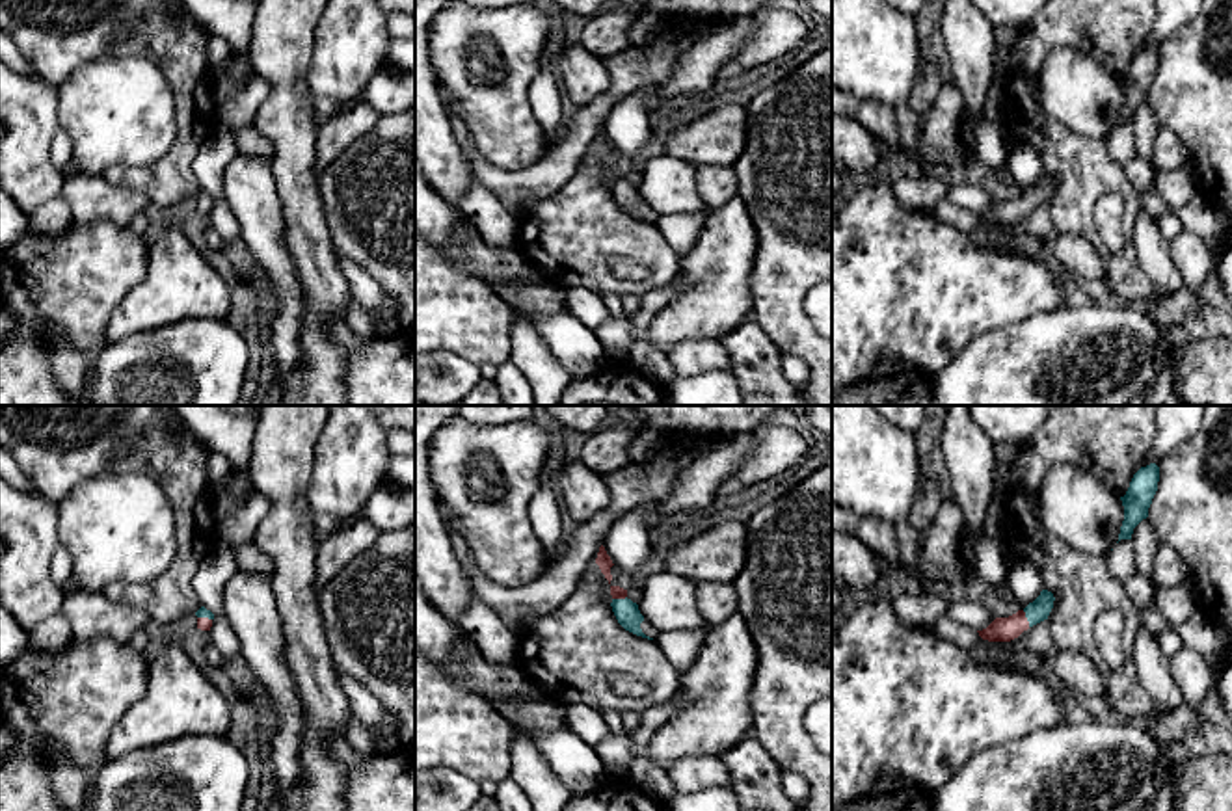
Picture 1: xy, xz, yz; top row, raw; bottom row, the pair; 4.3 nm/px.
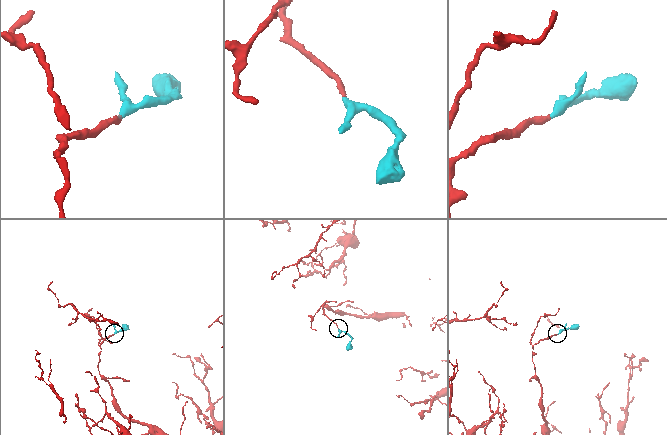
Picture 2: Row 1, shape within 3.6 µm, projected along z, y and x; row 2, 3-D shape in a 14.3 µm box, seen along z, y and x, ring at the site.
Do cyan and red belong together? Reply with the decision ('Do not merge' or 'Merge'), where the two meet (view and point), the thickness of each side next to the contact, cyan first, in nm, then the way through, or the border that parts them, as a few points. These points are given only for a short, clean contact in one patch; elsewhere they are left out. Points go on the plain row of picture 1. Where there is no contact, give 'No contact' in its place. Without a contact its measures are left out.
Merge. Touches cyan at yz (1026, 199). Thickness 90 nm (cyan) against 110 nm. Path across: yz (1037, 194), (1026, 199), (1015, 209), (1002, 212)

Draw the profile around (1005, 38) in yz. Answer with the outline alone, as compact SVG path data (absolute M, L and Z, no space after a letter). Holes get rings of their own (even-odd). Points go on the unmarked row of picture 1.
M1001 26L996 28L996 48L994 48L994 65L999 63L1009 48L1016 43L1020 32L1016 28Z

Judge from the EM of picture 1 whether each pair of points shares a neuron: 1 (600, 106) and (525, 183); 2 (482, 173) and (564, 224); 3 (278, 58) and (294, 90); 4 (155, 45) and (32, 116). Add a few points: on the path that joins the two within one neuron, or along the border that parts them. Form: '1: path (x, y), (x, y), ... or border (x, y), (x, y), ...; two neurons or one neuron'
1: path (585, 127), (581, 136), (546, 172); one neuron
2: border (568, 179), (538, 199), (518, 220); two neurons
3: path (285, 66), (289, 82); one neuron
4: border (36, 75), (56, 86); two neurons

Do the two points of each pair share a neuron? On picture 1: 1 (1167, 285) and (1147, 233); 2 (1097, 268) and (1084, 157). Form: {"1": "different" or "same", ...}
{"1": "same", "2": "different"}

